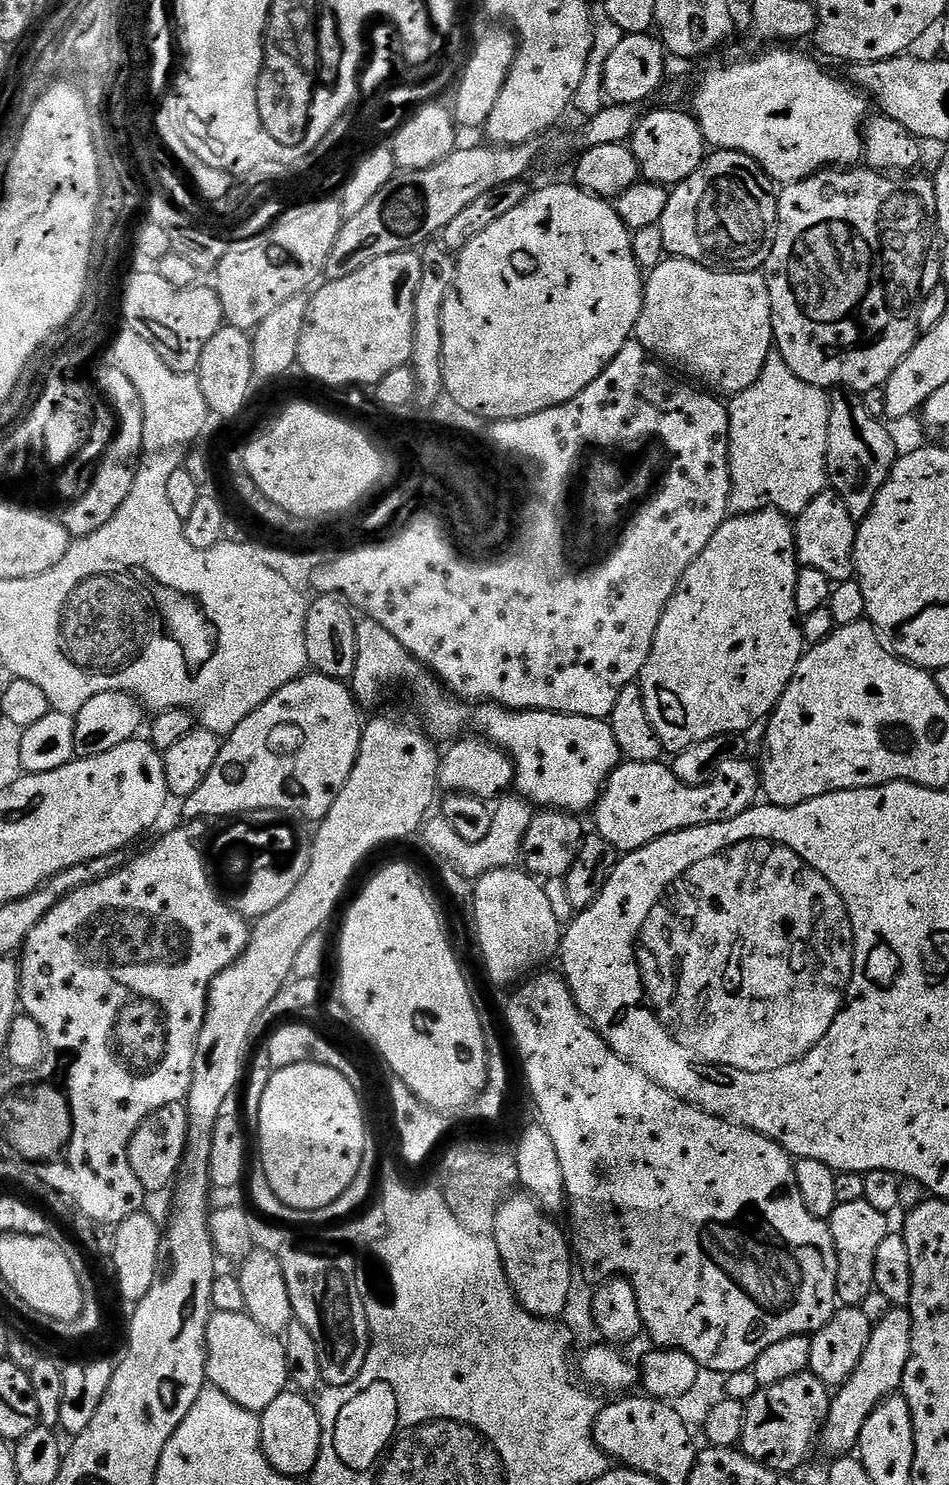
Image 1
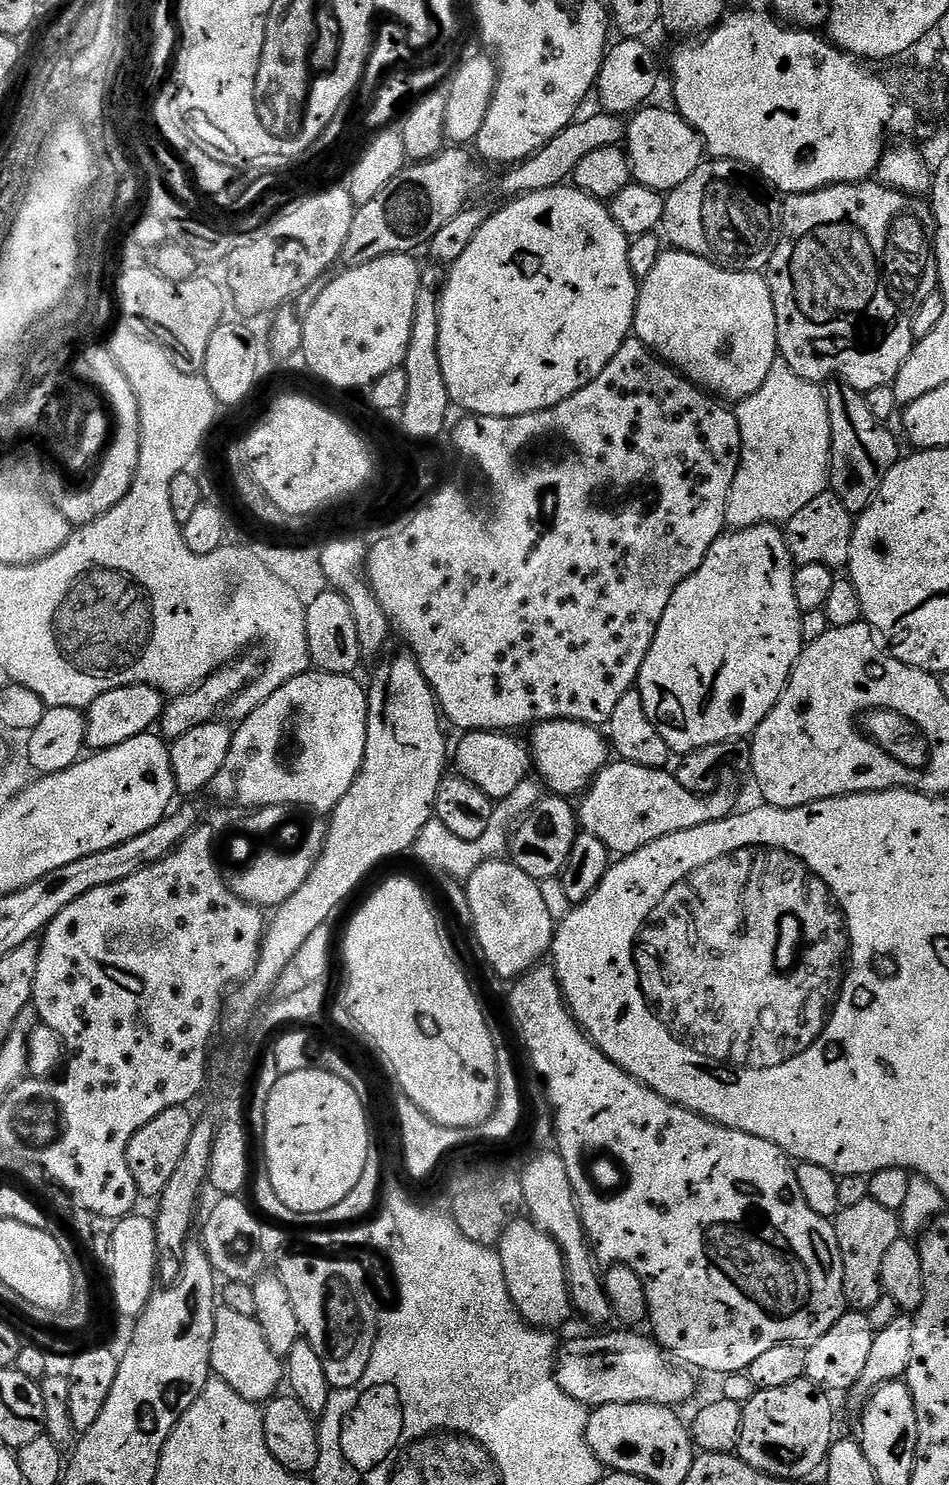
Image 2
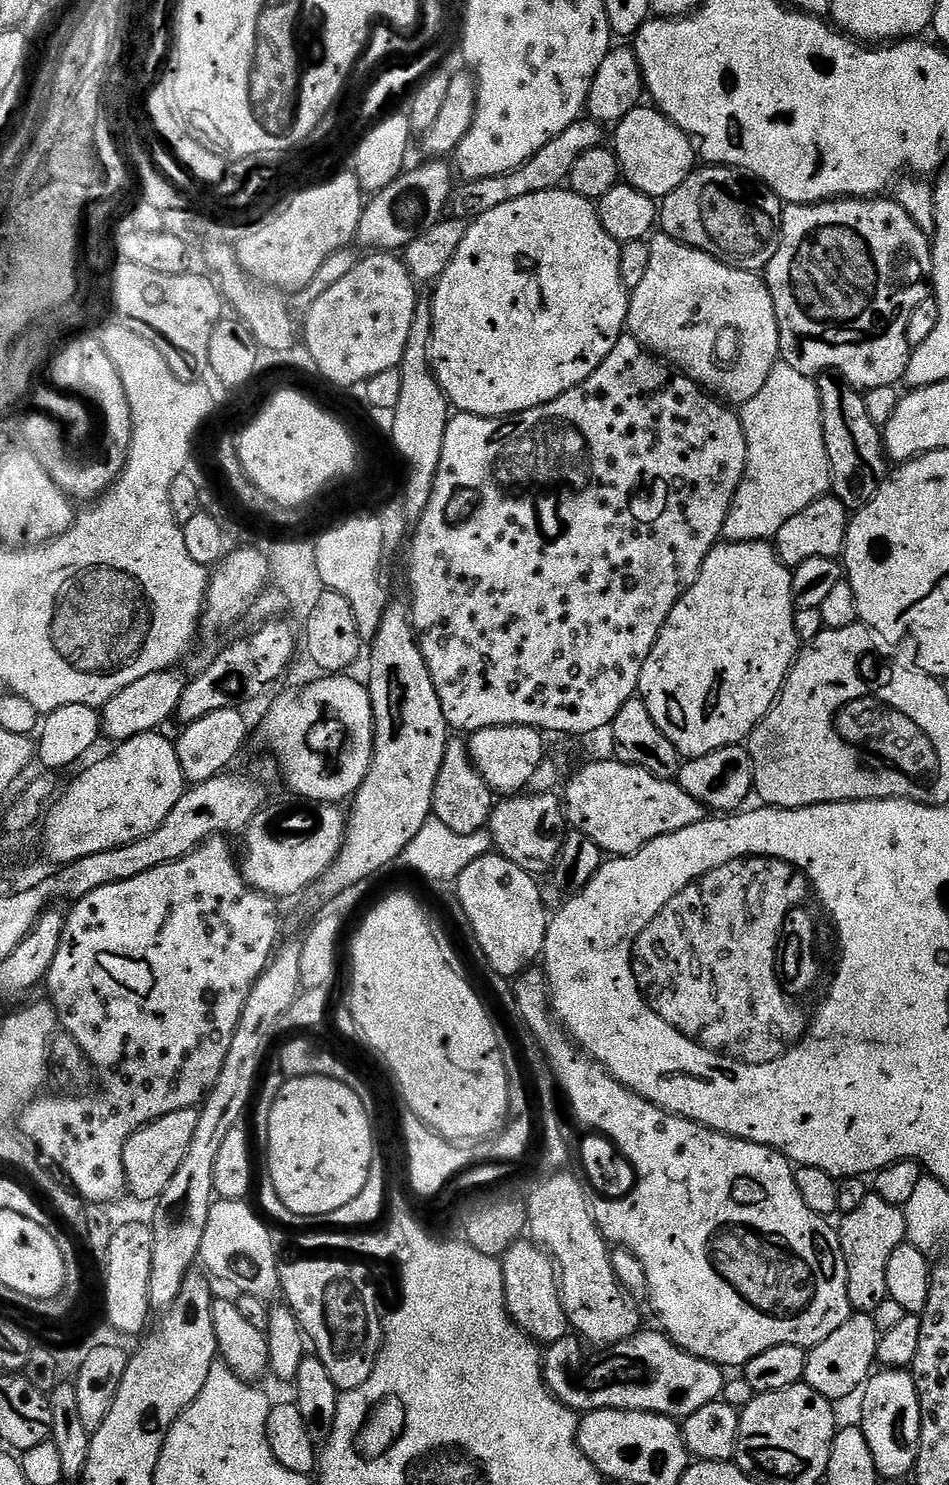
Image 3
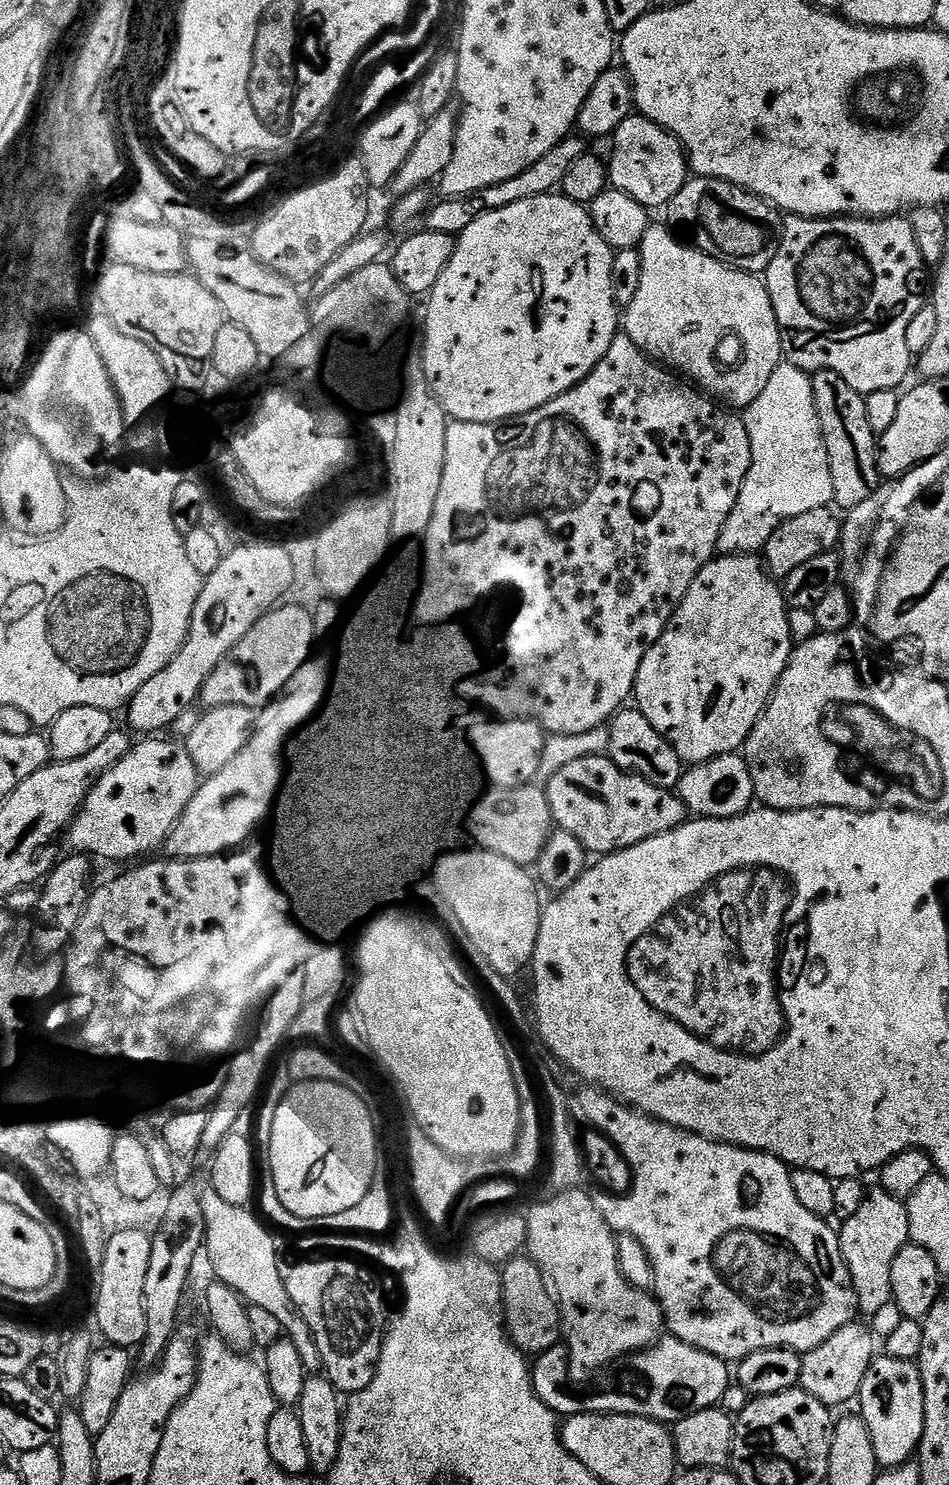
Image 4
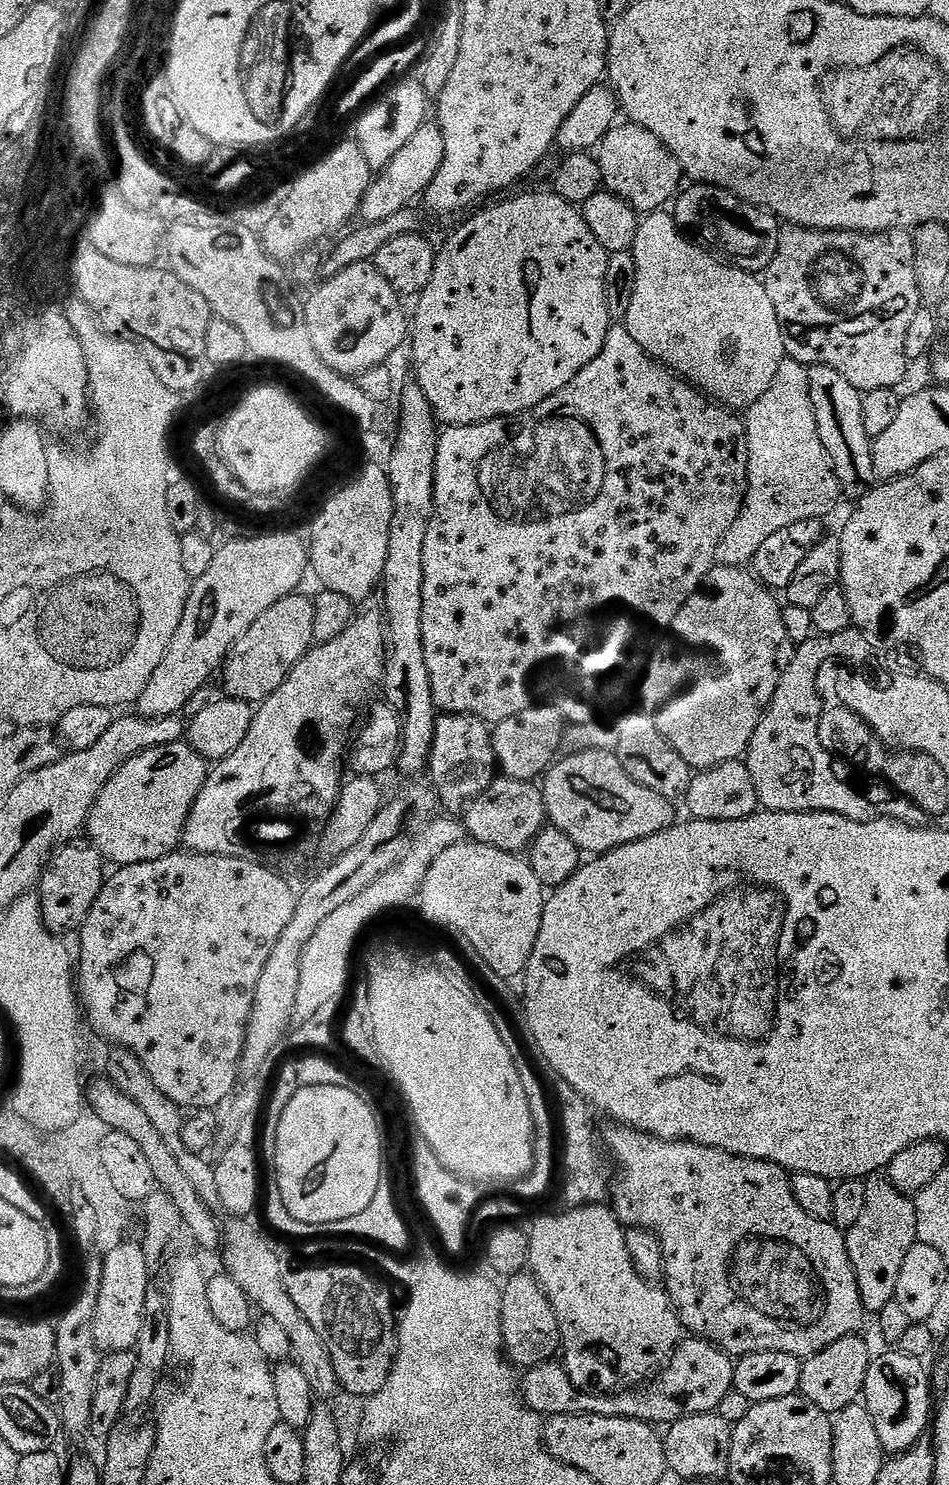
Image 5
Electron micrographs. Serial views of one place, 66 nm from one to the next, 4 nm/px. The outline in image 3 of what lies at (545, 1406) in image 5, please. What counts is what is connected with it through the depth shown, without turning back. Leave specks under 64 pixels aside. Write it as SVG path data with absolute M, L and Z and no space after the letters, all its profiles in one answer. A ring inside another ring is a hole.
M640 1330L622 1343L611 1345L605 1351L608 1353L601 1360L586 1365L584 1372L580 1372L581 1345L571 1335L563 1336L558 1342L547 1345L543 1353L546 1386L577 1414L598 1410L653 1412L677 1422L721 1399L726 1383L725 1369L700 1360L679 1348L663 1331L655 1331Z

